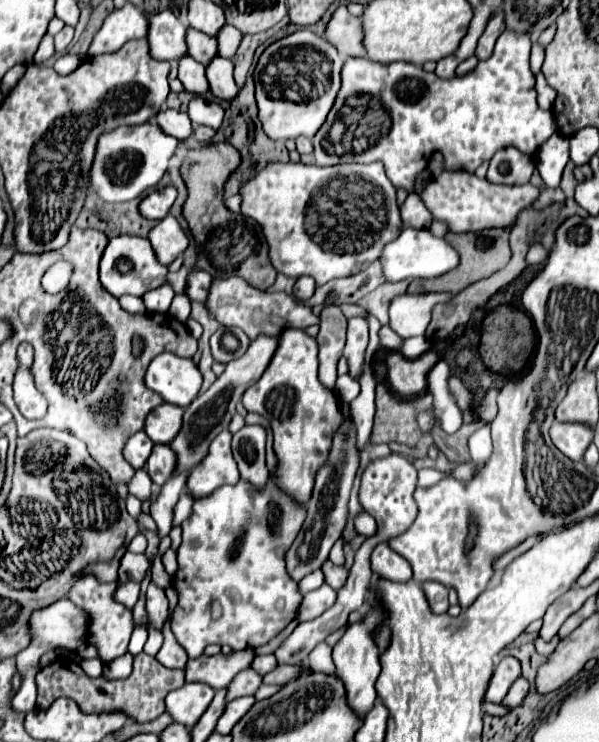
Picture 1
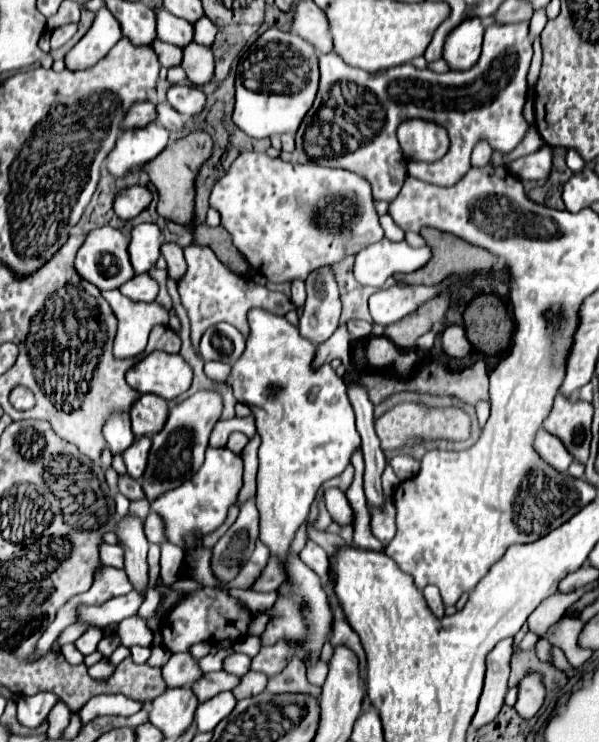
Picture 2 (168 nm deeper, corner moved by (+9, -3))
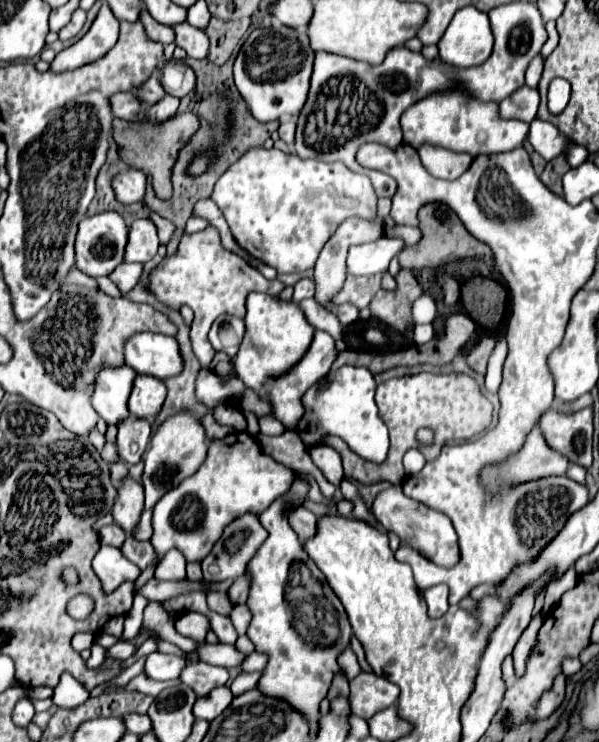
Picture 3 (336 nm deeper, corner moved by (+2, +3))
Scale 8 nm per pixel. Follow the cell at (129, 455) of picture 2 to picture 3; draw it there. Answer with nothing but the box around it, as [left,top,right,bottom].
[116,418,150,464]

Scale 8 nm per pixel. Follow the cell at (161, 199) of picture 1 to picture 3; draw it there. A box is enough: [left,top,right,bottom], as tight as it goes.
[112,168,146,204]

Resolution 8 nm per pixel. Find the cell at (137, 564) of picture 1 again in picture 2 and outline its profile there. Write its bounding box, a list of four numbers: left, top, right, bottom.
[101,544,123,568]

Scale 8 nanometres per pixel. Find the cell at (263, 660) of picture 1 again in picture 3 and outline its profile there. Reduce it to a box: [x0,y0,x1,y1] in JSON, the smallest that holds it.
[196,642,244,668]

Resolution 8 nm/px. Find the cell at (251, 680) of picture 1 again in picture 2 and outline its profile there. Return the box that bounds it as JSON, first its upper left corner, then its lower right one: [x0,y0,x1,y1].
[191,670,241,702]

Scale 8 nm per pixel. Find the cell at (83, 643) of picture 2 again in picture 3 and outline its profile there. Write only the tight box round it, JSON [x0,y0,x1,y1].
[86,646,106,668]

